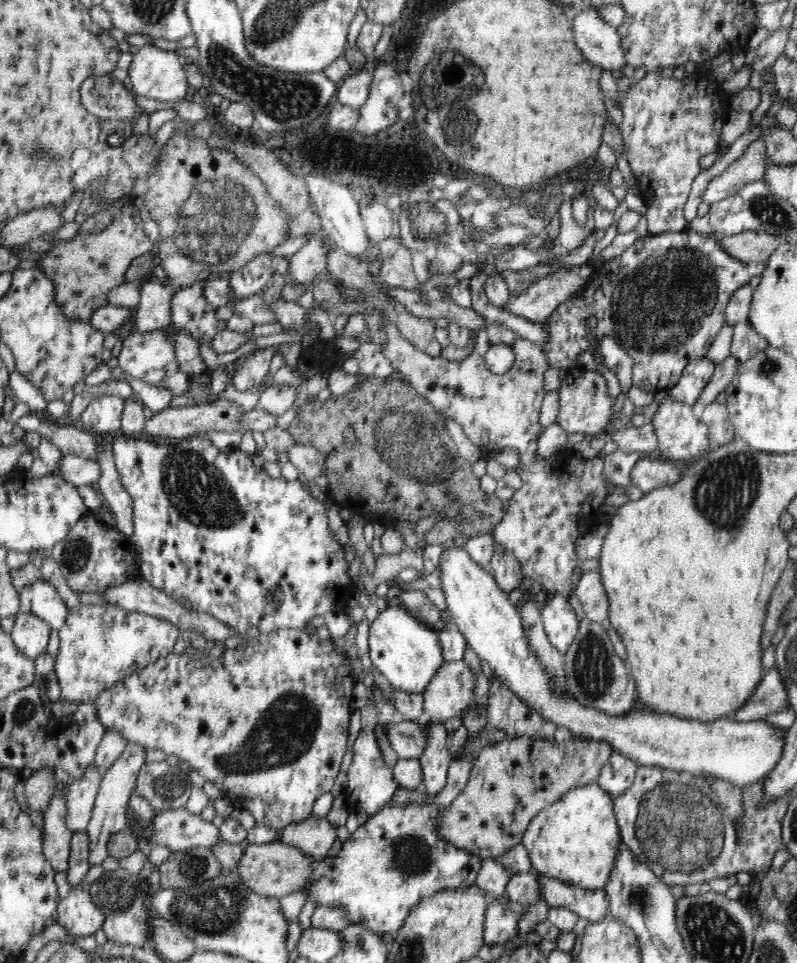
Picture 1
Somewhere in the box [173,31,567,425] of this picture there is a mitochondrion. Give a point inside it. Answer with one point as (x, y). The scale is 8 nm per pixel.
(287, 101)

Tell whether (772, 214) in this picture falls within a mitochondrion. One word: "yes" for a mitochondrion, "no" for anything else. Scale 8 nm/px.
yes

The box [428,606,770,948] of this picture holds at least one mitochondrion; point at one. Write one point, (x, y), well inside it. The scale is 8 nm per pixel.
(678, 828)

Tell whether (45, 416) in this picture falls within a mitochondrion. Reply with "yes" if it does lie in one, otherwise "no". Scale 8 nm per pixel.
no

